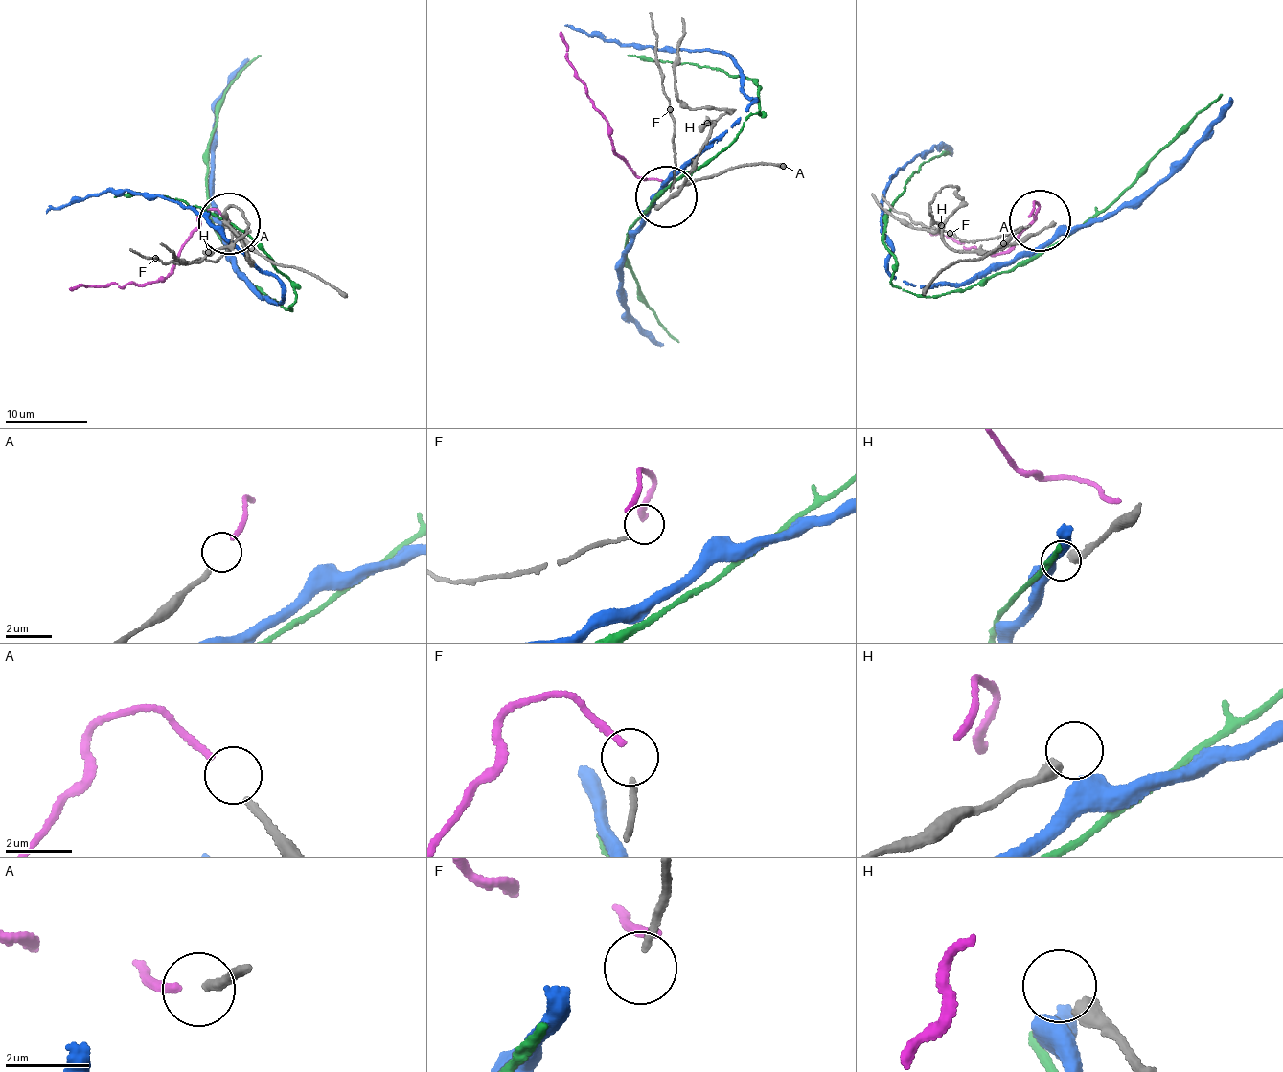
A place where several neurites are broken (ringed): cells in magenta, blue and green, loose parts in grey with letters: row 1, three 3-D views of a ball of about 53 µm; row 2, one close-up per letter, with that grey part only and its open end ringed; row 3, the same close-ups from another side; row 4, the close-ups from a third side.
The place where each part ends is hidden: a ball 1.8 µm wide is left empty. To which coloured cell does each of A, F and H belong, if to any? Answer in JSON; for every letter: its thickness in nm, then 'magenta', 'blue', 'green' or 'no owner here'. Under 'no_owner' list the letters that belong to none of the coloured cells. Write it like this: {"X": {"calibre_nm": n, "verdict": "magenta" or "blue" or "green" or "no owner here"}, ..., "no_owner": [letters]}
{"A": {"calibre_nm": 240, "verdict": "magenta"}, "F": {"calibre_nm": 130, "verdict": "no owner here"}, "H": {"calibre_nm": 420, "verdict": "no owner here"}, "no_owner": ["F", "H"]}

